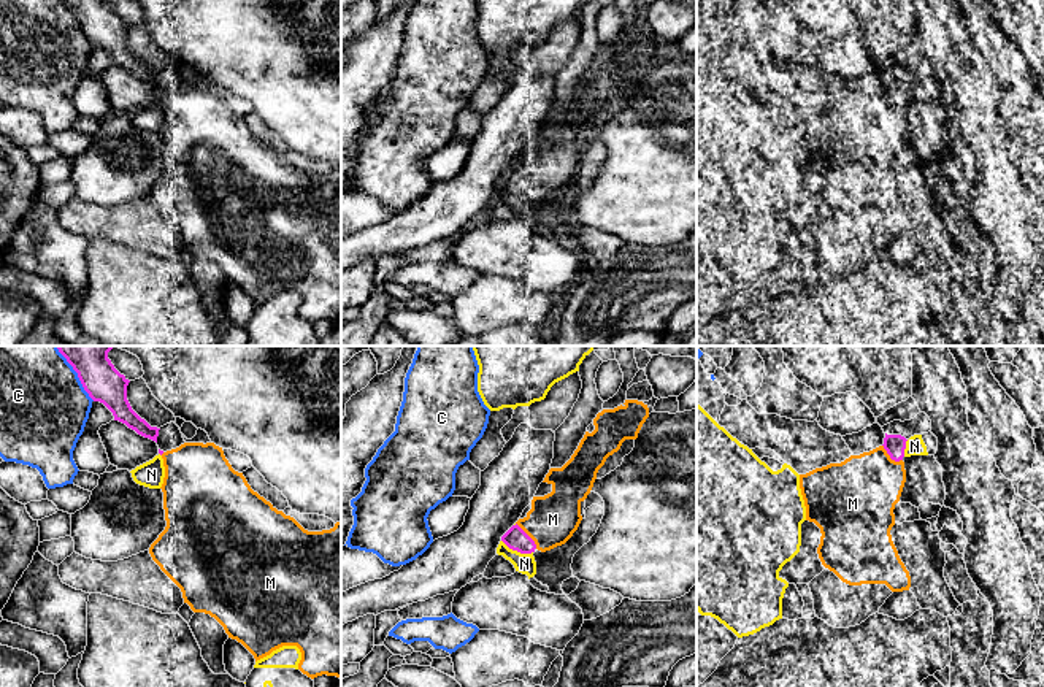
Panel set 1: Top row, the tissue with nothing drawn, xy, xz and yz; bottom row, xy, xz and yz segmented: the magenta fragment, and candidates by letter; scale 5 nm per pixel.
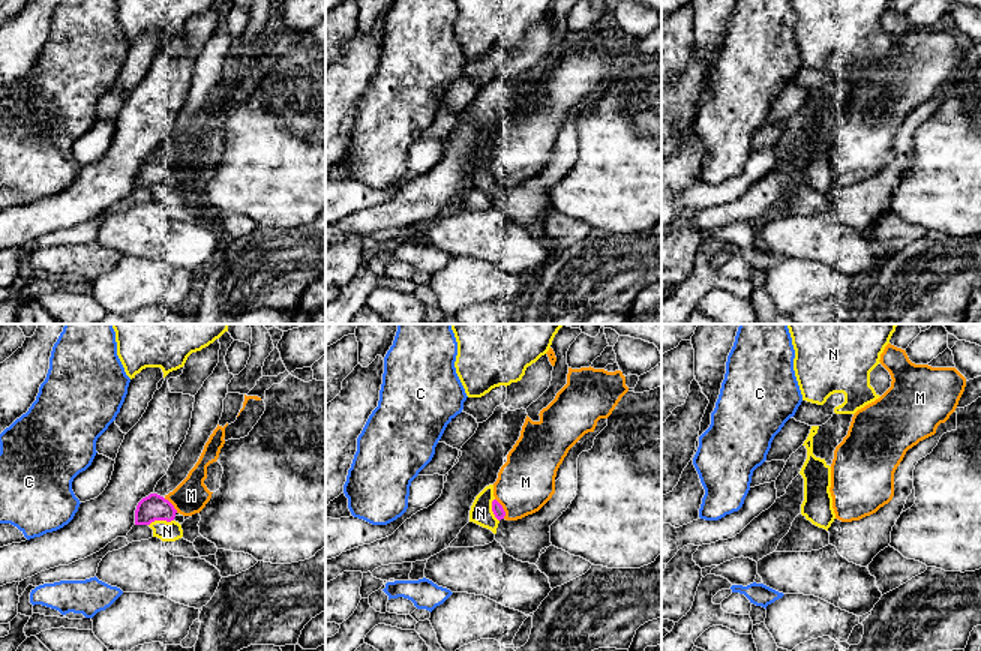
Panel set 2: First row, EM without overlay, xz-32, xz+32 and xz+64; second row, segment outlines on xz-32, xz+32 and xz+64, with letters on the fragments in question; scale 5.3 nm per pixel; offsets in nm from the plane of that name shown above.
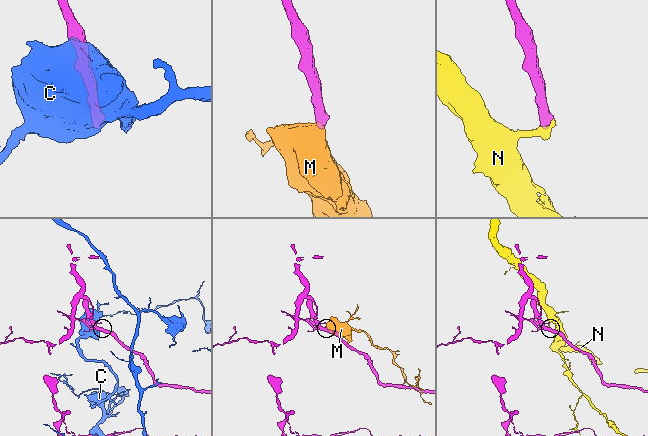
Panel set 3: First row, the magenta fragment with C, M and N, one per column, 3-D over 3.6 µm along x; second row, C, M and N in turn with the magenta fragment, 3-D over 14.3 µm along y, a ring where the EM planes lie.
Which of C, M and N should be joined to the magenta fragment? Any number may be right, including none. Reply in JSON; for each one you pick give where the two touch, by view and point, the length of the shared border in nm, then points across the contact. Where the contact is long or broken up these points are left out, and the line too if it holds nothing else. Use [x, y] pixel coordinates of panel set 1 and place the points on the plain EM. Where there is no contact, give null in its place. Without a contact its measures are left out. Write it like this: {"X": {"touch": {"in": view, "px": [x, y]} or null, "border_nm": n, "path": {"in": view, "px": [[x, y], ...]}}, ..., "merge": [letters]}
{"M": {"touch": {"in": "xz", "px": [527, 180]}, "border_nm": 170}, "merge": ["M"]}

